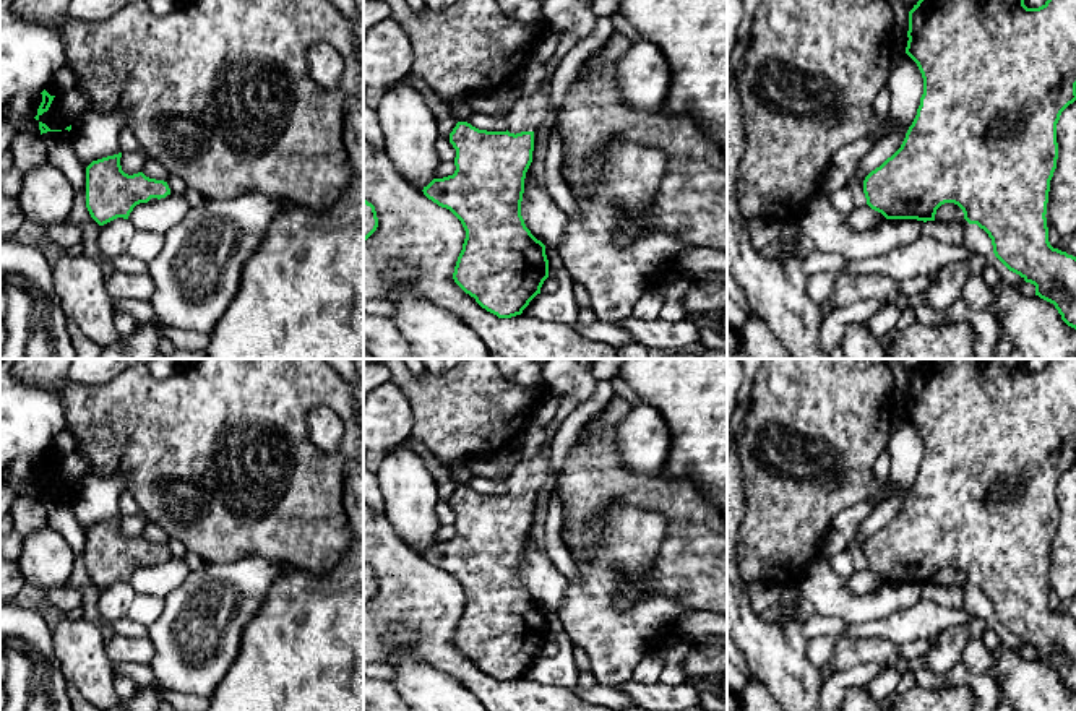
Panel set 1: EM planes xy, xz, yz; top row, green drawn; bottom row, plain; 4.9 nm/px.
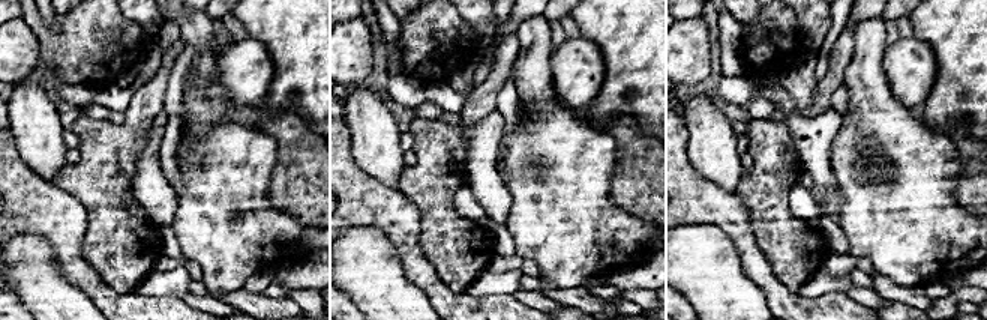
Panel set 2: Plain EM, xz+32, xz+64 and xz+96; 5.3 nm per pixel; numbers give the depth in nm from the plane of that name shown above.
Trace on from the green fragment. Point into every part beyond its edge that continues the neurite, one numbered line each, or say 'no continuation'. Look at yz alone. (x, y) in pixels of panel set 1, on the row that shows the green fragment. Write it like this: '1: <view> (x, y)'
no continuation

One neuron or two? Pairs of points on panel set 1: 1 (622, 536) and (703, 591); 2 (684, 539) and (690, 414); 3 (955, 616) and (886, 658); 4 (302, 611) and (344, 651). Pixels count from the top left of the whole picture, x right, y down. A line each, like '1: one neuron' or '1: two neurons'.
1: two neurons
2: two neurons
3: two neurons
4: one neuron

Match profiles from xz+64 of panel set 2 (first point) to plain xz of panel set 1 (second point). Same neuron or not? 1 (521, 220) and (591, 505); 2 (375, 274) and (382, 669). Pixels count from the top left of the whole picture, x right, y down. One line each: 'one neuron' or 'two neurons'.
1: two neurons
2: two neurons

